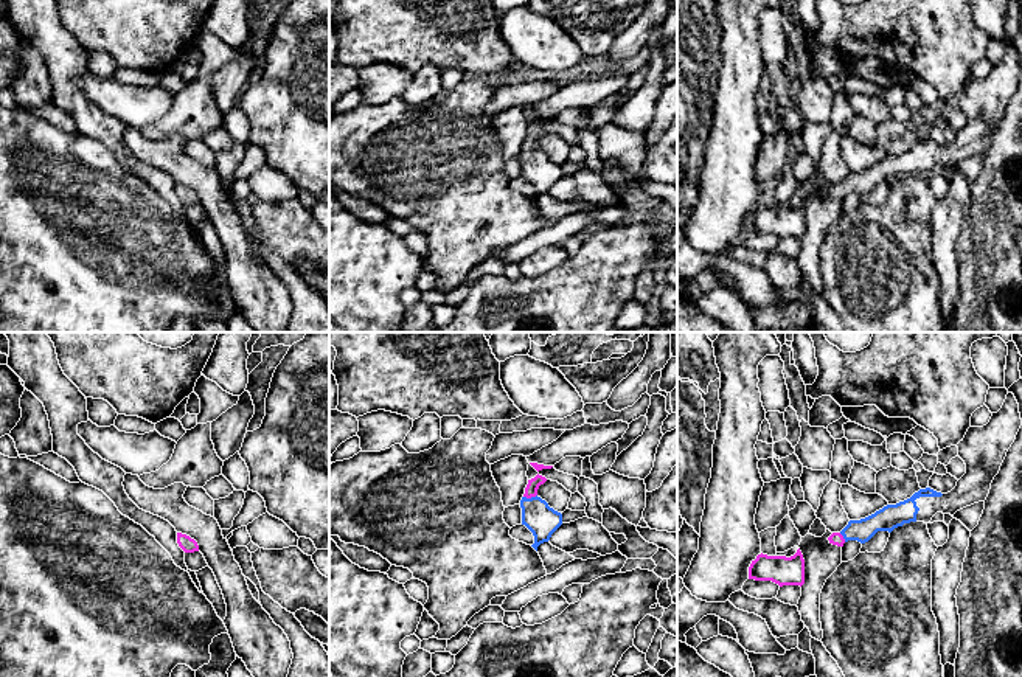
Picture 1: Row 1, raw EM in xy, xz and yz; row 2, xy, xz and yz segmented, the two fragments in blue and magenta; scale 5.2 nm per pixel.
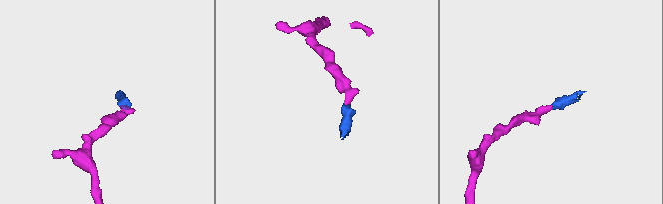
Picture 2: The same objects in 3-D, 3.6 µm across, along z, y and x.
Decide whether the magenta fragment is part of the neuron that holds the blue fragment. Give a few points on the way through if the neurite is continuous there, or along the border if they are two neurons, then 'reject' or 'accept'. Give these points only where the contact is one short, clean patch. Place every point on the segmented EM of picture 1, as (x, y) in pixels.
way xz (542, 520), (531, 505), (531, 497), (533, 485); accept

